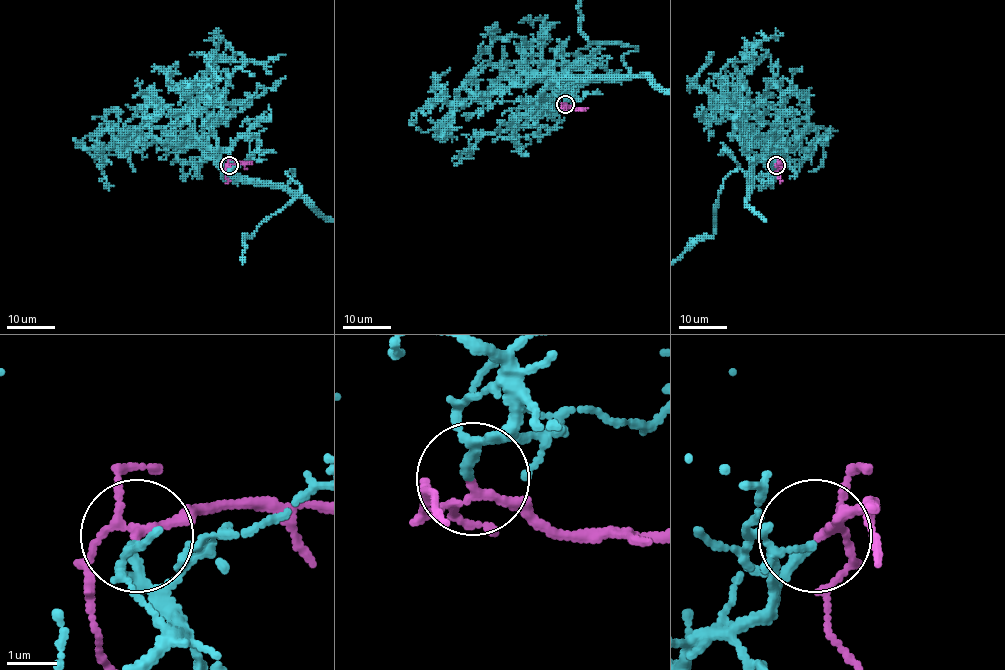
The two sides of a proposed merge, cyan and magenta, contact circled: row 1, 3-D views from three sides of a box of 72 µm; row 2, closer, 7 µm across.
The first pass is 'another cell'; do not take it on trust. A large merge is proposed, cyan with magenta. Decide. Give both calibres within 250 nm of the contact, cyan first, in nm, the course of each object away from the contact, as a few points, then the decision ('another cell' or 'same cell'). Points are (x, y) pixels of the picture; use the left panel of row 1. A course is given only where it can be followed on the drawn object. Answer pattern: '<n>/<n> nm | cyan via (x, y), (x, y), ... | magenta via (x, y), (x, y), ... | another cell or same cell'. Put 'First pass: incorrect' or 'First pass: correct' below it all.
130/120 nm | magenta via (230, 166), (225, 167), (228, 180), (225, 184) | same cell
First pass: incorrect

